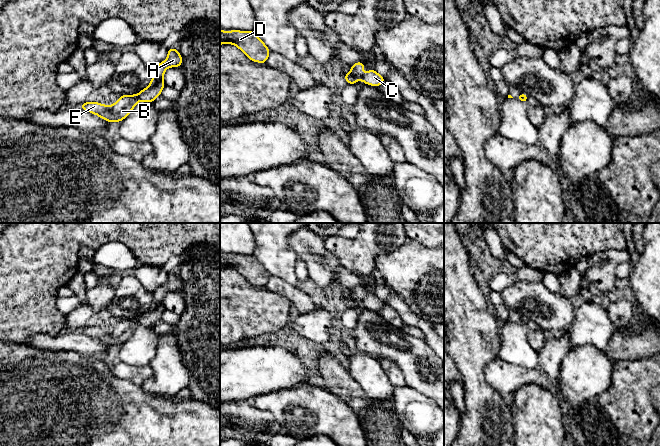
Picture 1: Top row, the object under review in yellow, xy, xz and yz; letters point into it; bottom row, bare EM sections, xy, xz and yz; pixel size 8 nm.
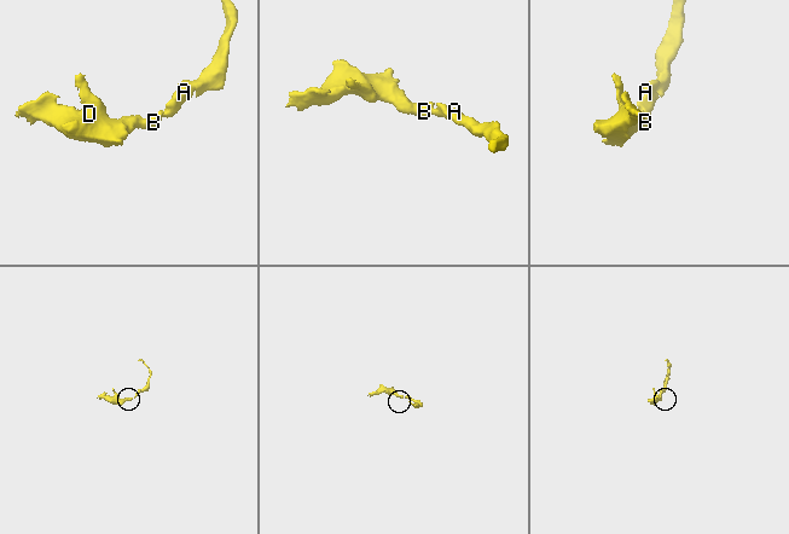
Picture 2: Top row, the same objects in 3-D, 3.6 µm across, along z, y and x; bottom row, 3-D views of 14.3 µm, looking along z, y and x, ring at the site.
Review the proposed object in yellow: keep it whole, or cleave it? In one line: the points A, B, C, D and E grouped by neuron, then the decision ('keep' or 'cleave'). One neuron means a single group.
groups A B C D E; keep

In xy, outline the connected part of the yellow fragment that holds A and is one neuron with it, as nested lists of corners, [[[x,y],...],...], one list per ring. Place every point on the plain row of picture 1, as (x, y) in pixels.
[[[168,273],[168,280],[165,285],[157,288],[153,293],[153,301],[150,309],[141,314],[136,319],[121,319],[117,326],[111,330],[106,330],[97,326],[89,326],[82,328],[79,332],[98,339],[100,342],[108,346],[121,346],[133,334],[139,325],[154,326],[161,319],[165,310],[163,300],[169,291],[180,291],[182,289],[182,281],[177,273]]]

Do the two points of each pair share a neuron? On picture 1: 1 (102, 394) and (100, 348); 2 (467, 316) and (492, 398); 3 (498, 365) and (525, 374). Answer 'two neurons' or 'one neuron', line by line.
1: two neurons
2: one neuron
3: one neuron

